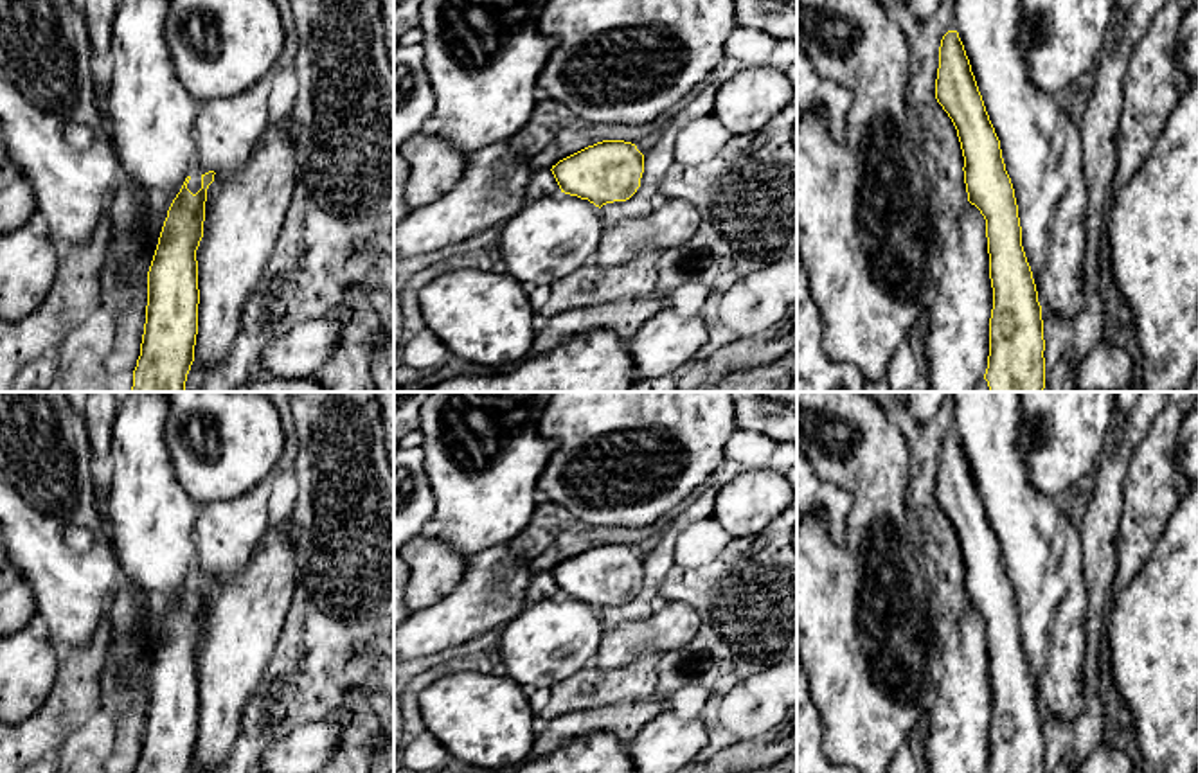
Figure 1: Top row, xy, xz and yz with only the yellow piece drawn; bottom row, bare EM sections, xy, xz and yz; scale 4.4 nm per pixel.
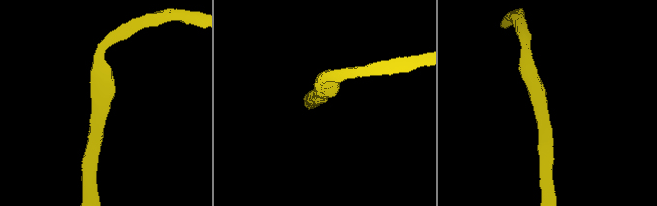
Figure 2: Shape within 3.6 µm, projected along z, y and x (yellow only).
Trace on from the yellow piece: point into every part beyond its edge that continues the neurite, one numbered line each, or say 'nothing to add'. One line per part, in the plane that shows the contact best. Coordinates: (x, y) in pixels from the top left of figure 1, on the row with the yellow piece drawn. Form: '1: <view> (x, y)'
1: yz (1042, 150)

